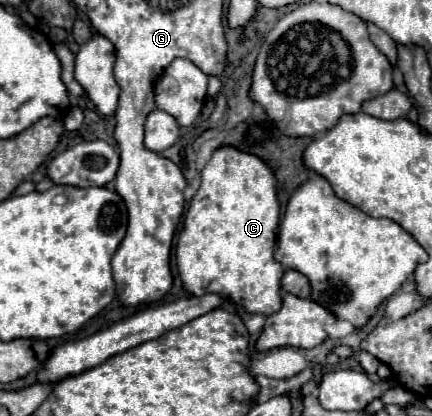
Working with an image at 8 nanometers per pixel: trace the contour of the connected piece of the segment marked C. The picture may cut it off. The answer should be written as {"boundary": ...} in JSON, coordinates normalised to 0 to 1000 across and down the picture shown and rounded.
{"boundary":[[[512,353],[493,368],[470,401],[465,445],[438,488],[424,550],[405,594],[410,651],[424,675],[424,695],[465,714],[498,704],[535,728],[563,738],[572,752],[627,757],[650,743],[650,661],[655,642],[632,623],[632,594],[646,546],[646,488],[637,464],[637,425],[627,406],[590,373],[563,368],[539,353]]]}

